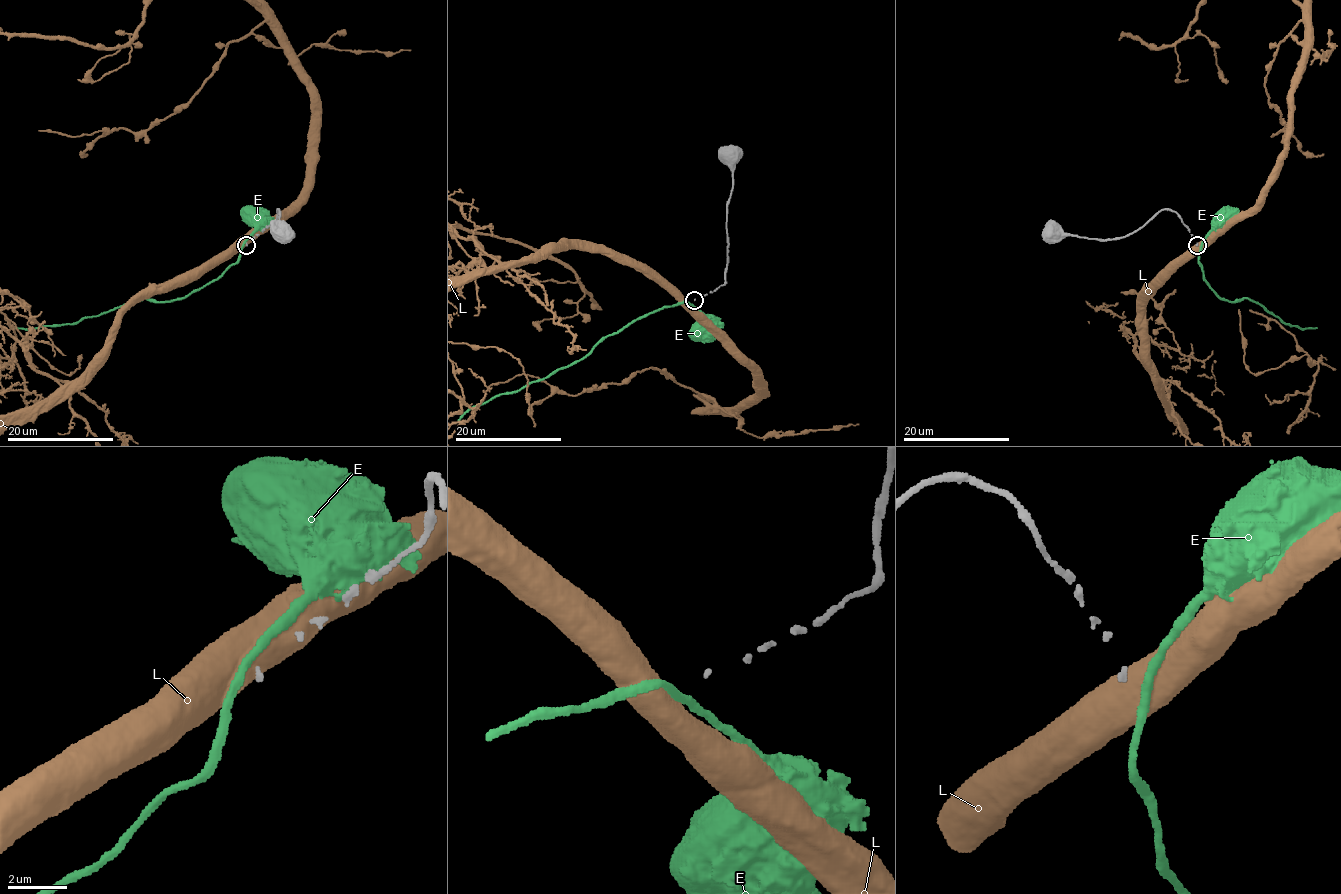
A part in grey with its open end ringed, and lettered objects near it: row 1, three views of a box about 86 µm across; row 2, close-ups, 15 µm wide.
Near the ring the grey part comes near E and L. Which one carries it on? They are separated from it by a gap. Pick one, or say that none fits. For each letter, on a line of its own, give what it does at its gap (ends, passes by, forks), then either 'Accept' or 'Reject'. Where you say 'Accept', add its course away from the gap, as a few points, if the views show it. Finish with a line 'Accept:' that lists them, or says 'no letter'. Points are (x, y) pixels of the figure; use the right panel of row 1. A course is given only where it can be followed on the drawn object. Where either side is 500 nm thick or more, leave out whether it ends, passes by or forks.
E: It passes by. Reject
L: Reject
Accept: no letter

